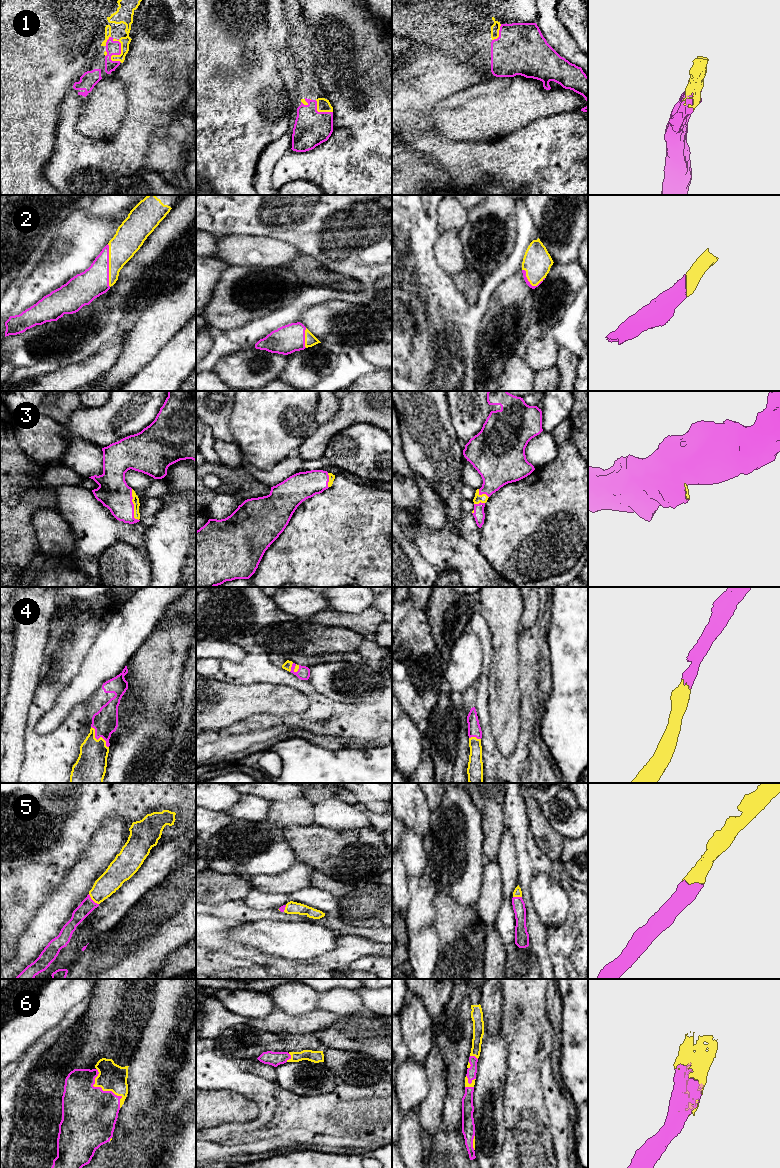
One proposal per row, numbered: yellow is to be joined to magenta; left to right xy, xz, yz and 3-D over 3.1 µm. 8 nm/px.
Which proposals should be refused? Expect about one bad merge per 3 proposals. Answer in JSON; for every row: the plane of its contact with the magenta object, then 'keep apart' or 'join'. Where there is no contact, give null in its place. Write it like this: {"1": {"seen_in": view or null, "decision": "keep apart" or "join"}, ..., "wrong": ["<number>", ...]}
{"1": {"seen_in": "xy", "decision": "join"}, "2": {"seen_in": "xy", "decision": "join"}, "3": {"seen_in": "xy", "decision": "join"}, "4": {"seen_in": "xy", "decision": "join"}, "5": {"seen_in": "xy", "decision": "join"}, "6": {"seen_in": "xy", "decision": "join"}, "wrong": []}

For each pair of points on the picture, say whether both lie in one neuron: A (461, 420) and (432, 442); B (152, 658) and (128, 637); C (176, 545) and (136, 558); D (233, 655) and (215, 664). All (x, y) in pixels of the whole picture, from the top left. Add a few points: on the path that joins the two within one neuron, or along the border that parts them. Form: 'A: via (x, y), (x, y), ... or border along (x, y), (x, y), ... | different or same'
A: border along (448, 403), (450, 421), (457, 438), (462, 443) | different
B: border along (154, 628), (151, 635), (125, 665) | different
C: border along (144, 550), (148, 558), (150, 576) | different
D: border along (206, 658), (217, 658), (220, 661) | different

